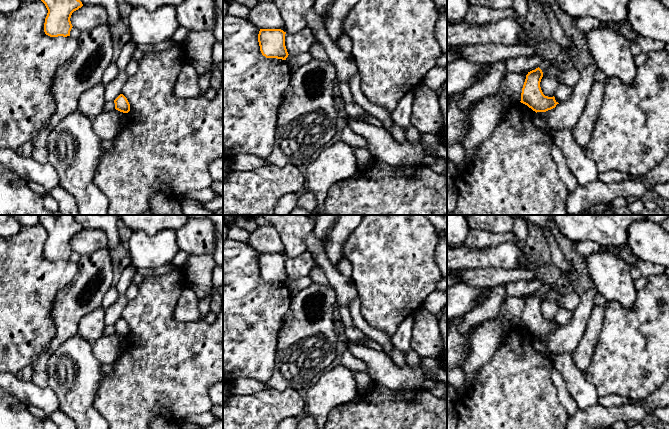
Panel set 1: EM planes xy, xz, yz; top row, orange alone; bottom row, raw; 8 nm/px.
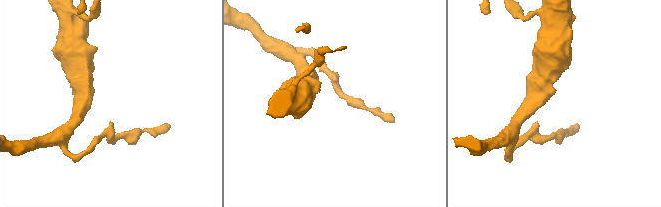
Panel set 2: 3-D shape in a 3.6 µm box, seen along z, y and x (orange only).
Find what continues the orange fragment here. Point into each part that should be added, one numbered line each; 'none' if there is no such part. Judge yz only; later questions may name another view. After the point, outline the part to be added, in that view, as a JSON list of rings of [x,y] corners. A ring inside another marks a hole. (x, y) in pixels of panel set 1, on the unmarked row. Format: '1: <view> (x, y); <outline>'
1: yz (545, 286); [[[543,282],[540,289],[539,289],[539,292],[542,294],[542,296],[544,296],[544,294],[549,291],[549,290],[553,290],[554,289],[554,285],[553,284],[550,284],[548,282]]]

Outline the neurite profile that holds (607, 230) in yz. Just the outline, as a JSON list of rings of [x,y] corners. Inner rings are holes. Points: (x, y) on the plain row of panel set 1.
[[[547,215],[573,242],[592,241],[602,246],[627,244],[630,225],[648,215]]]

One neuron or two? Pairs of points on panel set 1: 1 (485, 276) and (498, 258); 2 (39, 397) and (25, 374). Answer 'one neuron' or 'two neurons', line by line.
1: two neurons
2: two neurons

